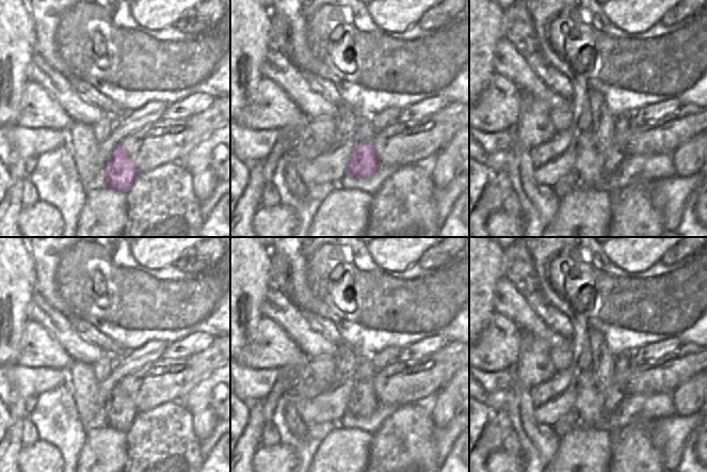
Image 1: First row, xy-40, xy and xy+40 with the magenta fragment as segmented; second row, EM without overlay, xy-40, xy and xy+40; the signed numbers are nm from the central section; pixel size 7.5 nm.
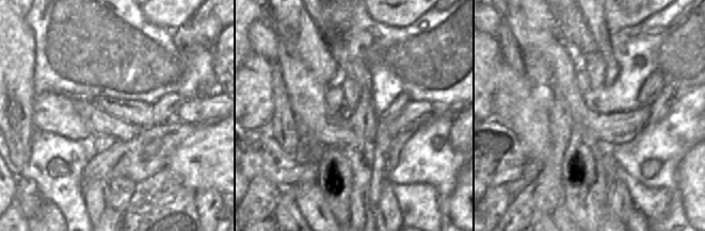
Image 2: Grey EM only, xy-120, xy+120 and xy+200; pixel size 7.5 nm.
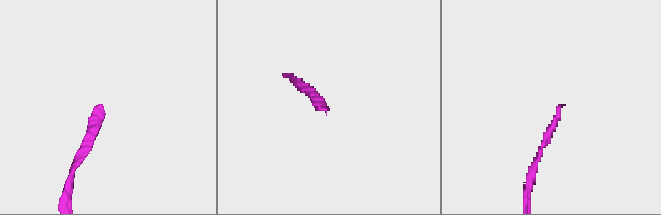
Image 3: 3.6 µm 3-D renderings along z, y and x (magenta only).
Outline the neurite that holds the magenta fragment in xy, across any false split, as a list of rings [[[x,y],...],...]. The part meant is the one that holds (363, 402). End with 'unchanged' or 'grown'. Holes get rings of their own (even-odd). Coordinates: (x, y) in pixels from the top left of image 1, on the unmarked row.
[[[357,357],[357,364],[354,368],[357,381],[365,376],[368,377],[368,381],[353,388],[347,405],[347,412],[356,419],[367,419],[379,406],[372,386],[372,379],[377,371],[368,357]]] | grown

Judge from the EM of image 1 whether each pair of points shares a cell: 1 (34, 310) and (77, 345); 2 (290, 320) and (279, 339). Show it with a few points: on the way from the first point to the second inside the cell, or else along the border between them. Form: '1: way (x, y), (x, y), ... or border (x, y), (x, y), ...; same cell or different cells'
1: way (45, 317), (66, 335); same cell
2: border (262, 316), (274, 320), (301, 348); different cells

